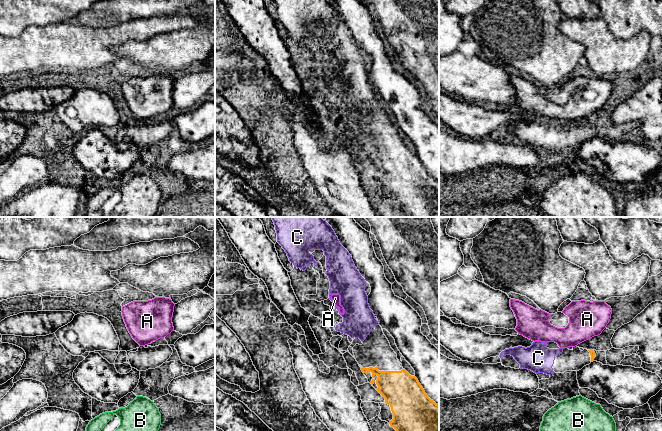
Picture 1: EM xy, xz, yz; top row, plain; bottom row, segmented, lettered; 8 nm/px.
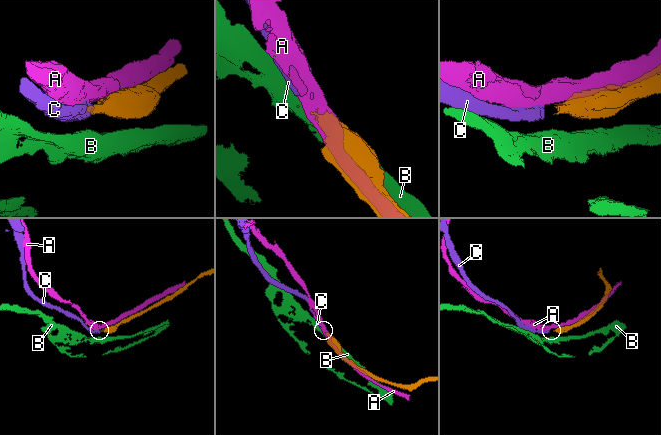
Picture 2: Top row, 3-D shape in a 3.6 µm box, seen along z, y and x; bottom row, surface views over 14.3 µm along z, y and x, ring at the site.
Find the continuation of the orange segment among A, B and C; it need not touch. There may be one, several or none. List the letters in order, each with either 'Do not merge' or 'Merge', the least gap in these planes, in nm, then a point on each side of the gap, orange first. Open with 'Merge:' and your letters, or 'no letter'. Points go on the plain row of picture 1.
Merge: C
A: Do not merge. Distance 80 nm. Across: yz (588, 126), (583, 117)
B: Do not merge. Distance 280 nm. Across: yz (591, 137), (580, 171)
C: Merge. Distance 200 nm. Across: xz (362, 143), (362, 117)

